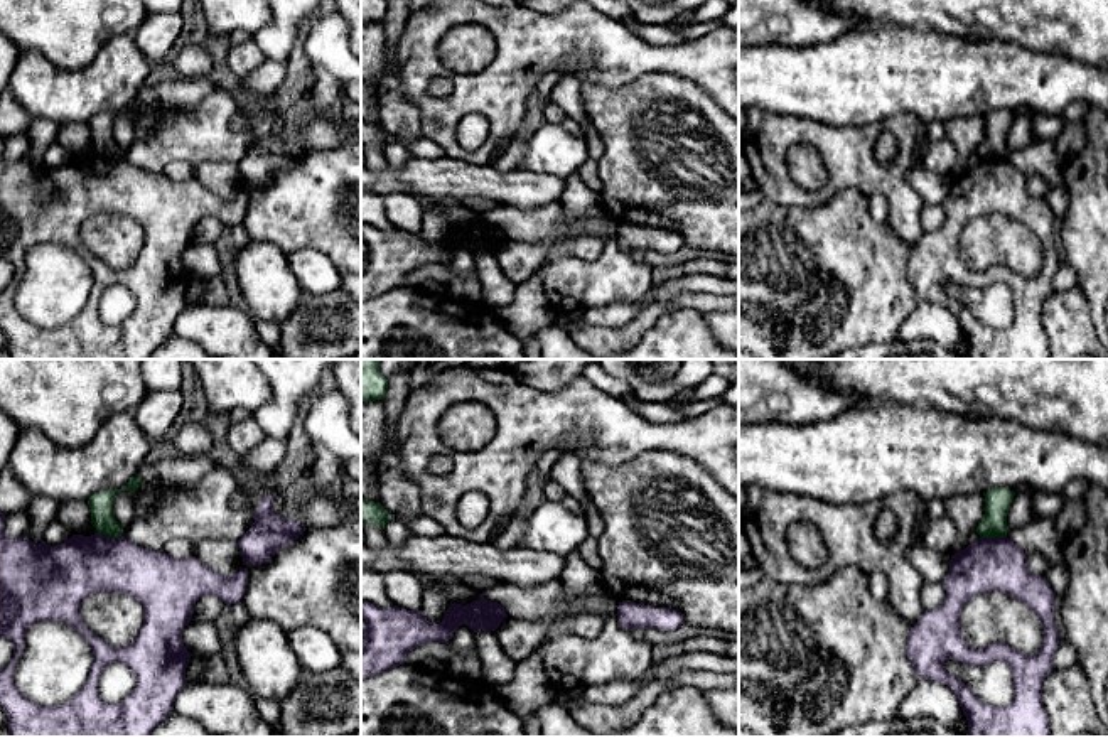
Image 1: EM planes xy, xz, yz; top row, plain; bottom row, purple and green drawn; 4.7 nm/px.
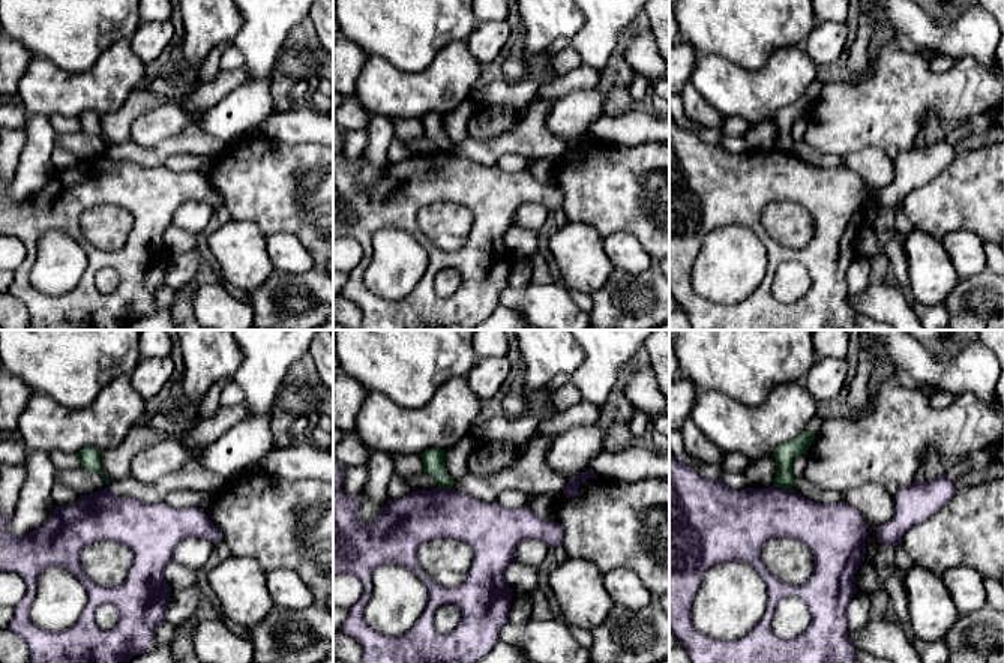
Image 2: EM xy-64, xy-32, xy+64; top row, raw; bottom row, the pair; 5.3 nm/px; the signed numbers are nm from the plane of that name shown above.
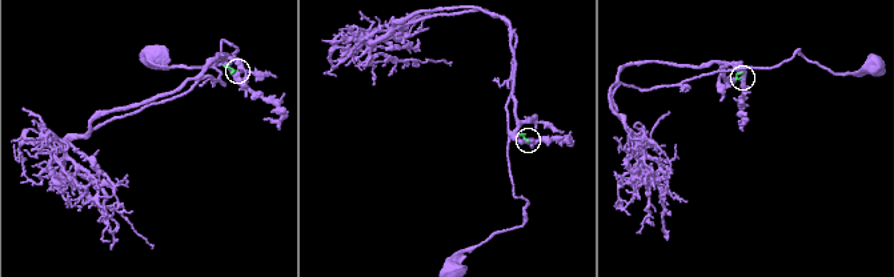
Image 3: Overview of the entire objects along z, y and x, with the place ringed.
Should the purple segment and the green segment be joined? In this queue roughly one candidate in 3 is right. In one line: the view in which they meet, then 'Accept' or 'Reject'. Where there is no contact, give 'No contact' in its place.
Touches purple in xy. Reject

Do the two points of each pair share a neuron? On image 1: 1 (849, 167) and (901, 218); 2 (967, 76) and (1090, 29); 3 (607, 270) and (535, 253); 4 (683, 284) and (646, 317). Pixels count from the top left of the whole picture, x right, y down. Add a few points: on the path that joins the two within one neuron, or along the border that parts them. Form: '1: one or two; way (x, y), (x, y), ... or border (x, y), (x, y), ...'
1: one; way (865, 174), (877, 179), (899, 201)
2: two; border (997, 37), (1034, 51), (1058, 53), (1073, 59)
3: two; border (508, 240), (545, 248), (545, 260), (537, 274)
4: one; way (673, 287), (656, 307)

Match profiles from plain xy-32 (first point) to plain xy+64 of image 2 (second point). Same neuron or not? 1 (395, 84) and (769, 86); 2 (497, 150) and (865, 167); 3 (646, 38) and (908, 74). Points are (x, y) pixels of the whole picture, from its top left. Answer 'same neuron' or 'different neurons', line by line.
1: same neuron
2: different neurons
3: different neurons

